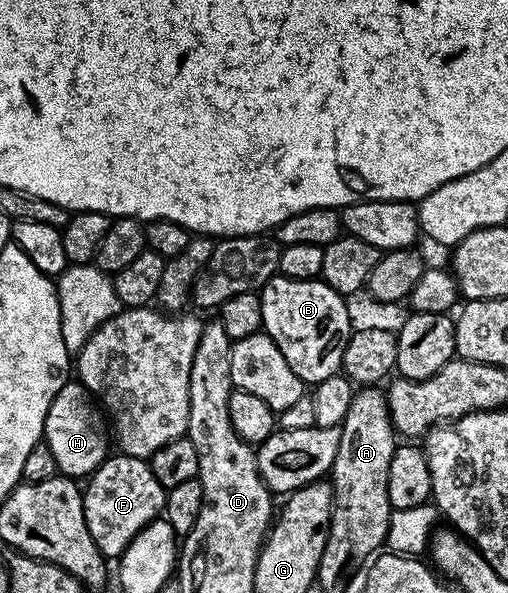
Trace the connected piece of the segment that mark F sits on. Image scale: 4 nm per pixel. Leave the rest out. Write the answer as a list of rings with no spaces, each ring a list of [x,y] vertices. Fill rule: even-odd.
[[[107,456],[88,478],[89,486],[86,484],[83,489],[83,515],[87,519],[87,531],[91,531],[95,547],[99,547],[101,556],[106,559],[120,558],[138,531],[162,516],[167,492],[159,479],[155,479],[146,458],[116,456]]]

